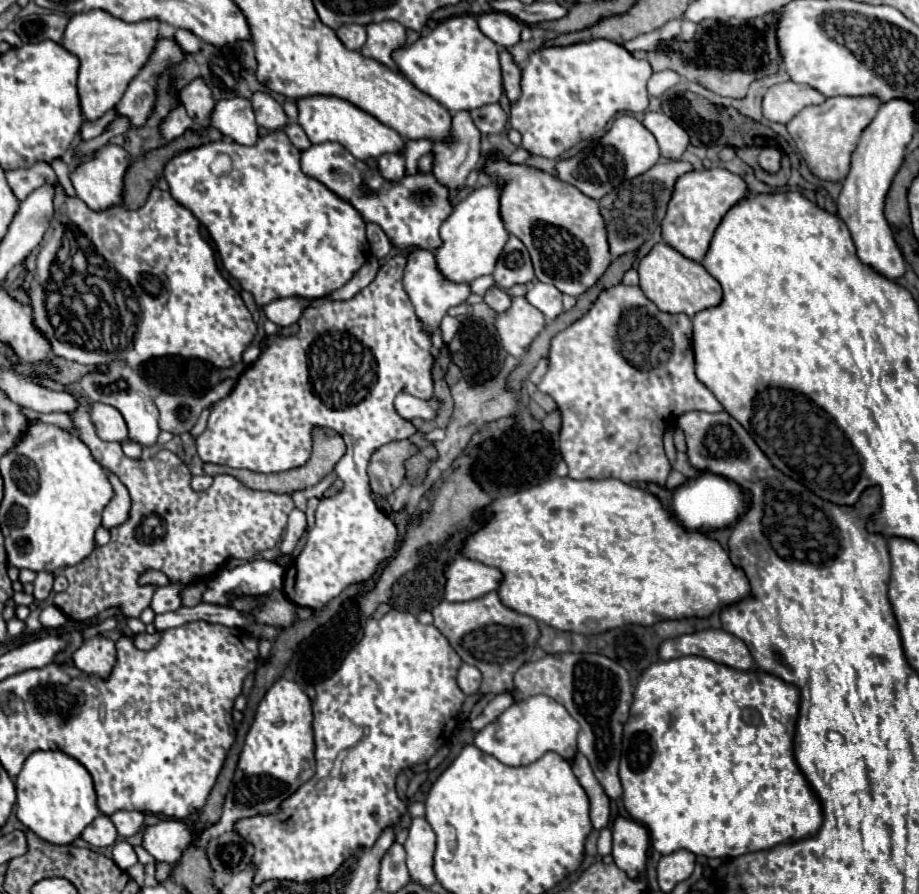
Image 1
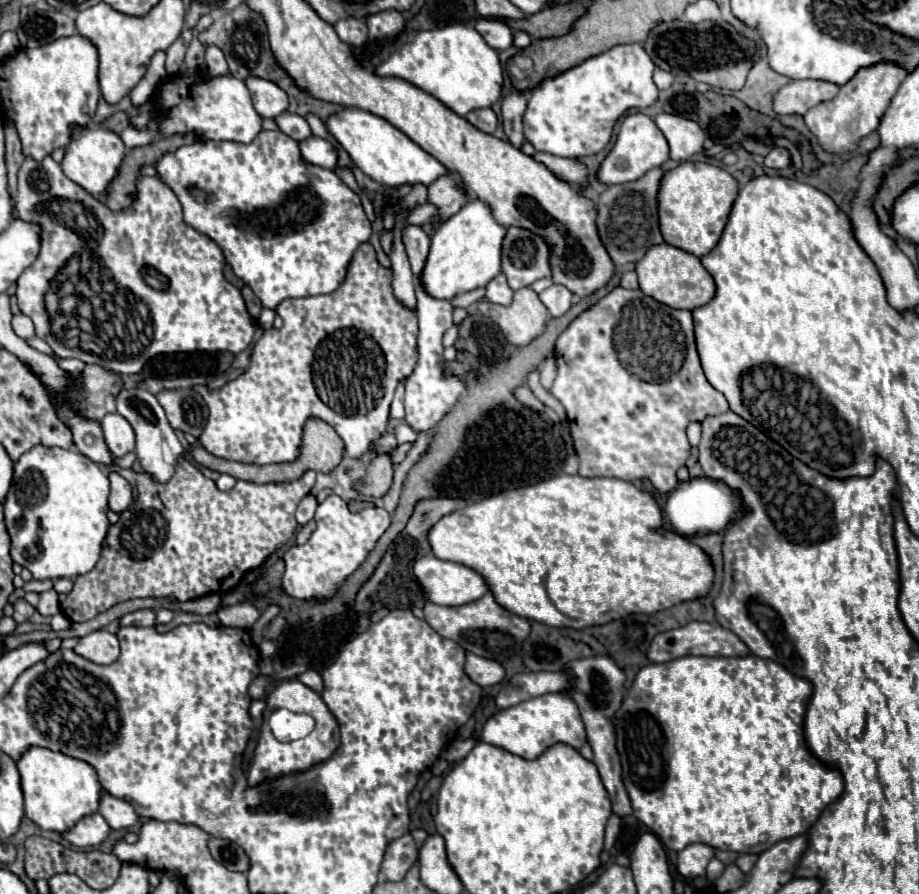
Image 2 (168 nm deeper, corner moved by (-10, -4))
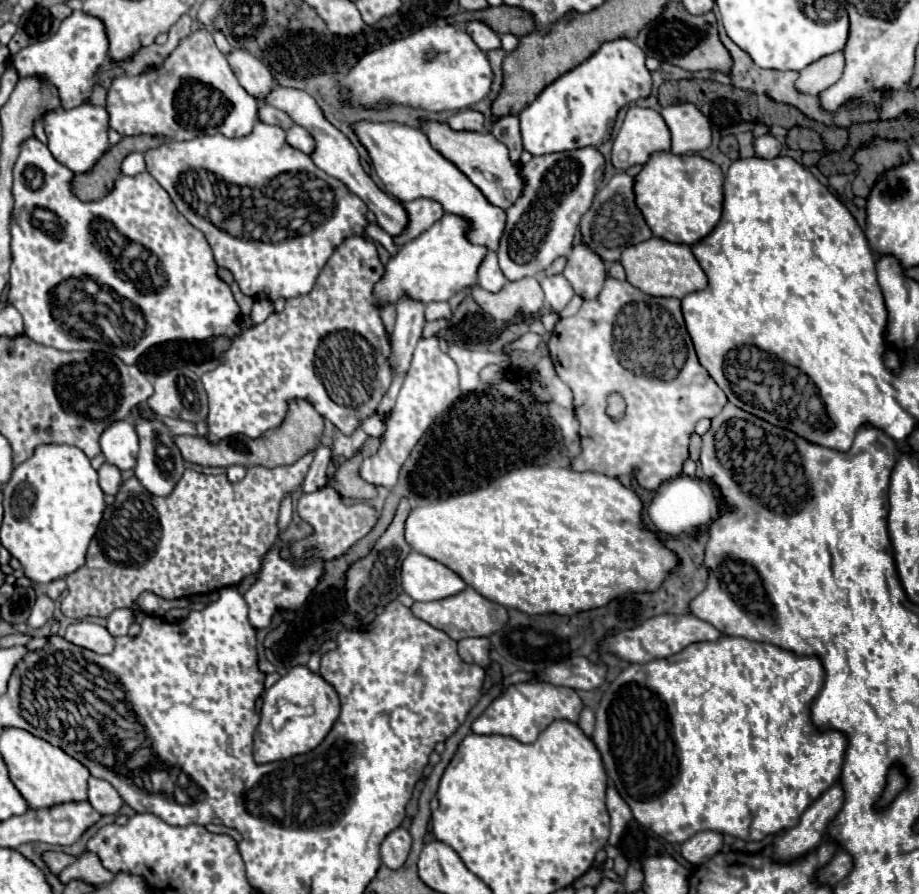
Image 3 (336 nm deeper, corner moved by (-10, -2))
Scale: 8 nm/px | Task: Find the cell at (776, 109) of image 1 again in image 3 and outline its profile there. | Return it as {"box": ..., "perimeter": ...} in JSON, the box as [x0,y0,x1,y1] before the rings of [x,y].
{"box":[795,52,845,96],"perimeter":[[[835,52],[831,56],[823,56],[821,60],[809,64],[805,70],[801,70],[795,88],[801,94],[819,96],[825,88],[833,86],[843,76],[845,58],[843,52]]]}

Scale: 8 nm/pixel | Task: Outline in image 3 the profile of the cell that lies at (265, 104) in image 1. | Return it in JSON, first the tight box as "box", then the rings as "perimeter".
{"box":[227,50,275,102],"perimeter":[[[233,50],[227,56],[229,66],[233,68],[235,76],[239,78],[241,86],[259,102],[265,100],[265,96],[273,90],[275,86],[275,78],[269,72],[269,68],[255,58],[253,54],[249,54],[247,50]]]}

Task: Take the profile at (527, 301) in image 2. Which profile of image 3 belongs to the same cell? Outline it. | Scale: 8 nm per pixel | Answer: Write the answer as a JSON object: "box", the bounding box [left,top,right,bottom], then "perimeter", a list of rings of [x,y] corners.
{"box":[471,278,543,324],"perimeter":[[[535,278],[507,282],[497,294],[491,294],[479,286],[471,290],[473,300],[495,320],[511,324],[517,316],[535,316],[543,308],[543,290]]]}

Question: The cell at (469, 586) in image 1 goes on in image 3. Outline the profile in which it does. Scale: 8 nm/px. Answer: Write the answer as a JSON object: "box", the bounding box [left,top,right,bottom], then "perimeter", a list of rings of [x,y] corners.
{"box":[401,552,467,602],"perimeter":[[[411,552],[405,558],[401,566],[401,586],[419,602],[443,600],[467,588],[465,580],[451,568],[419,552]]]}

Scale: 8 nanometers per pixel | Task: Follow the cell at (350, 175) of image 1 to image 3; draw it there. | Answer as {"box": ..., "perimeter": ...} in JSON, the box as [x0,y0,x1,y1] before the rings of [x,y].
{"box":[287,126,313,154],"perimeter":[[[291,126],[287,130],[287,142],[305,154],[313,152],[313,136],[309,136],[309,132],[305,132],[301,126]]]}

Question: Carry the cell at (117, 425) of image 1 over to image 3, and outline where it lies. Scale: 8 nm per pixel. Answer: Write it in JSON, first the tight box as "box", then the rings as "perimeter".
{"box":[101,420,139,470],"perimeter":[[[127,420],[113,422],[103,434],[101,434],[101,450],[109,464],[117,466],[119,470],[129,470],[135,466],[139,440],[135,426]]]}

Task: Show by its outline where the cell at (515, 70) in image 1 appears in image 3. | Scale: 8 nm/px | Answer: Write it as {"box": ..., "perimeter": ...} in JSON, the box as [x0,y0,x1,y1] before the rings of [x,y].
{"box":[493,114,523,162],"perimeter":[[[507,114],[495,120],[493,124],[493,136],[501,140],[509,148],[509,156],[513,162],[519,162],[519,156],[523,152],[521,144],[521,128],[519,128],[519,118],[515,114]]]}

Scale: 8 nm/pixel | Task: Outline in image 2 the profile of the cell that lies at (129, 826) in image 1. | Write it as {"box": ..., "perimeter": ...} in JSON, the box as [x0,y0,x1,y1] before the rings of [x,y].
{"box":[97,790,137,830],"perimeter":[[[101,790],[97,812],[107,820],[107,824],[113,830],[129,828],[137,822],[137,814],[135,814],[133,806],[129,806],[129,802],[121,800],[121,798],[115,798],[115,796],[107,794],[107,790]]]}

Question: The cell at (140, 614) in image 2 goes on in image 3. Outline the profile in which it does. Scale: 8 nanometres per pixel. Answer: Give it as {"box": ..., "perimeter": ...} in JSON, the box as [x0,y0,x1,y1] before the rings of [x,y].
{"box":[107,608,145,636],"perimeter":[[[119,608],[115,610],[109,618],[107,618],[107,630],[113,636],[125,636],[129,632],[129,626],[133,622],[141,624],[141,620],[145,618],[145,614],[141,610],[131,610],[131,608]]]}

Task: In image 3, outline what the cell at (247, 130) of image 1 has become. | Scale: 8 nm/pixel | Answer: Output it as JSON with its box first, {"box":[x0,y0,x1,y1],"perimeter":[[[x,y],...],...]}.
{"box":[107,28,257,140],"perimeter":[[[199,28],[179,42],[175,52],[157,68],[145,70],[139,76],[121,76],[113,80],[107,92],[107,112],[109,124],[121,136],[141,136],[155,134],[167,136],[171,140],[191,140],[205,134],[223,134],[227,138],[249,136],[257,122],[257,100],[241,88],[237,76],[229,68],[227,58],[217,50],[209,30]]]}

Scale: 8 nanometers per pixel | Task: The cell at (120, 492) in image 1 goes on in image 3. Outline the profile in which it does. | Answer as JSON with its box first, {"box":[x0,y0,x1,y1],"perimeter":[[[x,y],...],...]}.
{"box":[99,462,123,496],"perimeter":[[[105,462],[101,468],[99,468],[99,484],[101,484],[101,490],[105,494],[111,494],[115,496],[123,484],[123,478],[121,478],[121,470],[109,462]]]}

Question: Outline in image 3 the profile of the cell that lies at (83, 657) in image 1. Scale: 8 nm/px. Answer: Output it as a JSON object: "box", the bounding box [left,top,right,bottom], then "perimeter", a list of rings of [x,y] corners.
{"box":[65,620,115,654],"perimeter":[[[85,620],[73,622],[65,632],[65,640],[97,654],[109,654],[115,648],[115,638],[109,636],[109,630],[105,626]]]}

